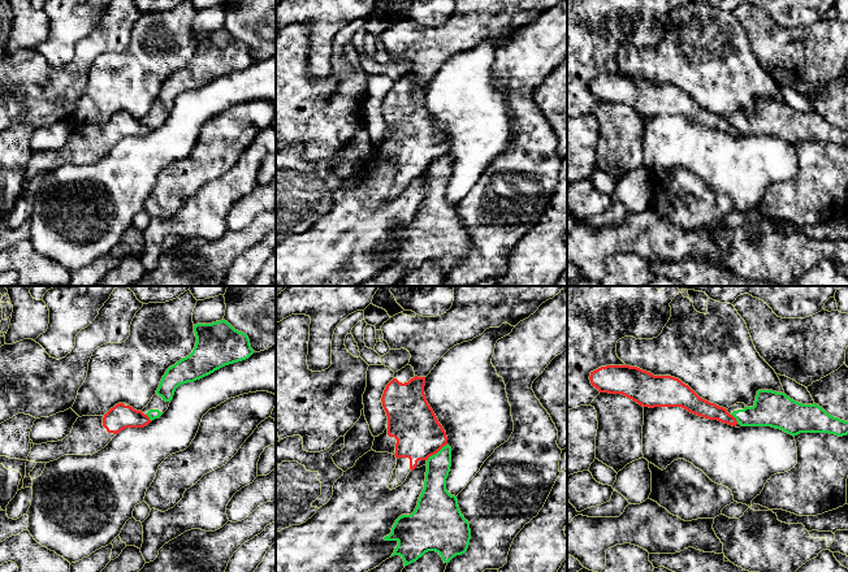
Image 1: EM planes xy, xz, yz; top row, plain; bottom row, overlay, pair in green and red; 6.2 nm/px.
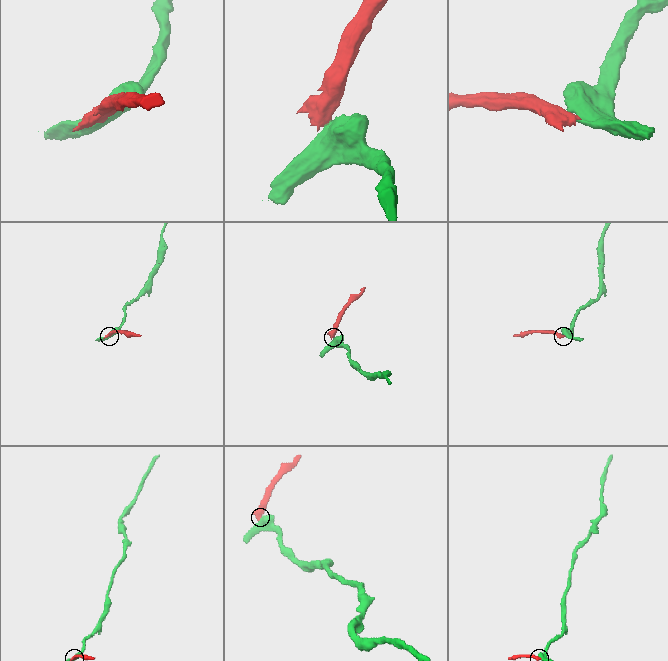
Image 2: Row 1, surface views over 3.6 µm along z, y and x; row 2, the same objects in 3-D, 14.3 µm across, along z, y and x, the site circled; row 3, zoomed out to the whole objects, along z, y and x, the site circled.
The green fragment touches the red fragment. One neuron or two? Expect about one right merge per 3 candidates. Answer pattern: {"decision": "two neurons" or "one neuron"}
{"decision": "two neurons"}

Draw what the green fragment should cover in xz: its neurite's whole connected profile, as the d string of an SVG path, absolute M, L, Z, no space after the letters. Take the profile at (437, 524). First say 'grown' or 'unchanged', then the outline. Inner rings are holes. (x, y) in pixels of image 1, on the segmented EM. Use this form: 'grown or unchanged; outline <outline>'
unchanged; outline M446 445L427 460L424 489L415 511L411 515L399 516L391 528L391 533L384 537L385 541L398 542L391 556L399 555L404 567L416 562L428 551L438 552L442 560L449 563L454 556L464 554L468 549L471 540L470 523L462 515L457 497L446 490L450 467L451 447Z

